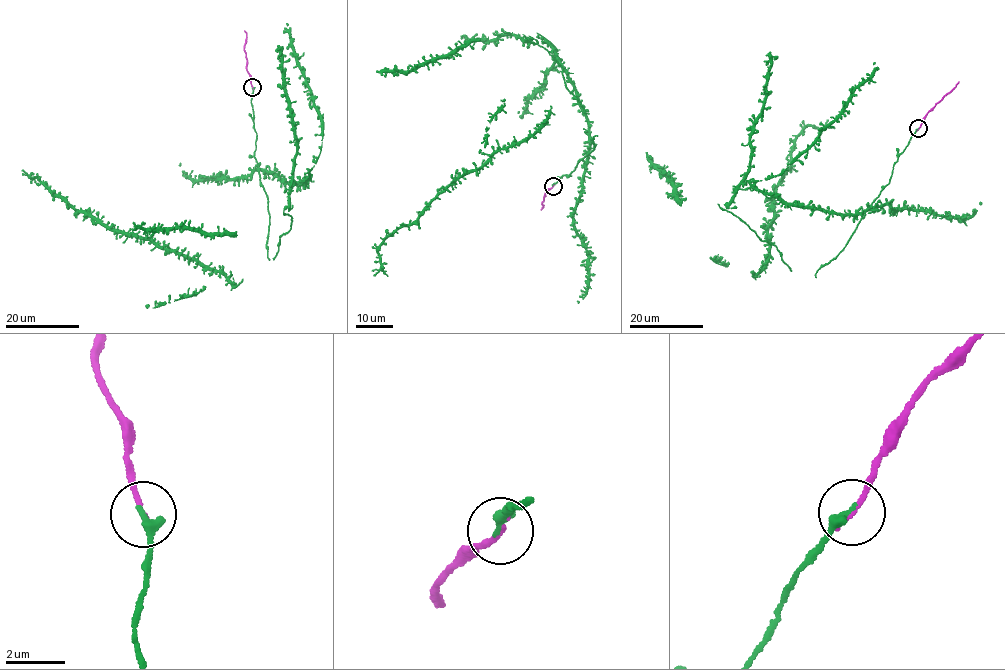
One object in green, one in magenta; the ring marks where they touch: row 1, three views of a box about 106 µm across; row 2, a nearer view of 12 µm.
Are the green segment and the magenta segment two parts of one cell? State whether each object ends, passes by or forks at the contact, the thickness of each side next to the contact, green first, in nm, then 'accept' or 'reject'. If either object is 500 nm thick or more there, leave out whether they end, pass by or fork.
green ends | magenta ends | 360/140 nm | accept

